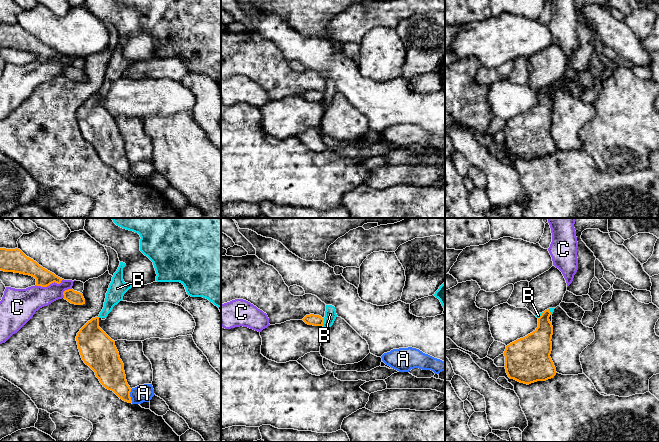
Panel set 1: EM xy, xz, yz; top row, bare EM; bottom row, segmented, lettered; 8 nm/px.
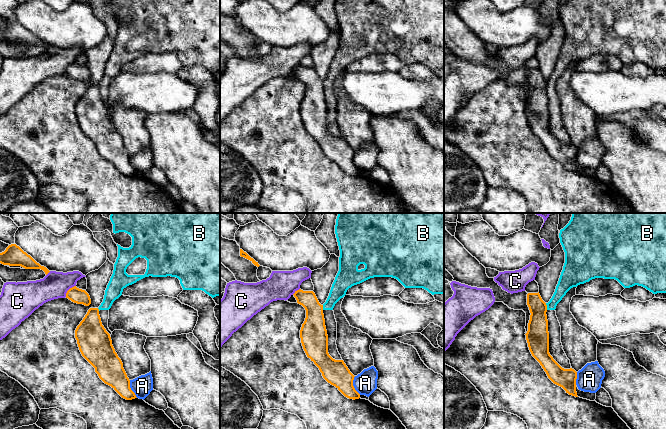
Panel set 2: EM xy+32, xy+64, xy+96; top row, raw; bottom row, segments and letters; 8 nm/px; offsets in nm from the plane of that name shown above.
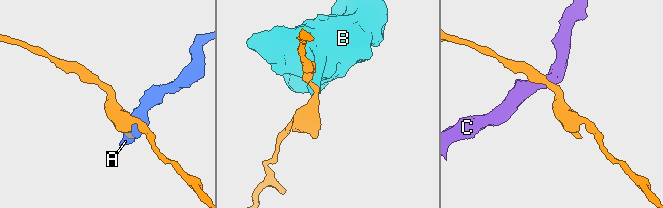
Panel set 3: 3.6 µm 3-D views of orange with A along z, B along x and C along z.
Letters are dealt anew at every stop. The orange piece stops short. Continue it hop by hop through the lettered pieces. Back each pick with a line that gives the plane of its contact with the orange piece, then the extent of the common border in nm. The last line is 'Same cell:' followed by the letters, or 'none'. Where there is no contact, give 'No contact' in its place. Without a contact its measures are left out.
Same cell: none

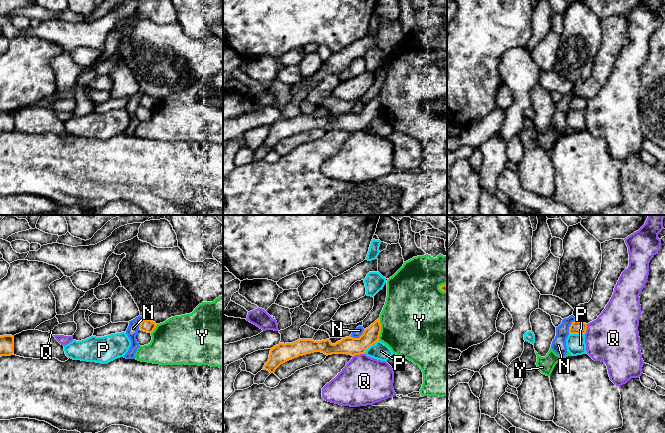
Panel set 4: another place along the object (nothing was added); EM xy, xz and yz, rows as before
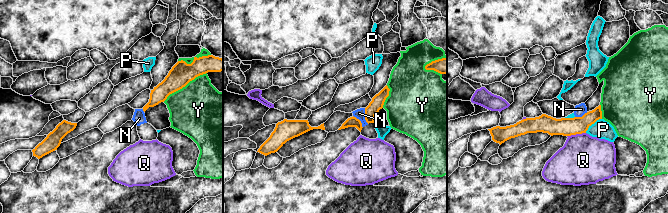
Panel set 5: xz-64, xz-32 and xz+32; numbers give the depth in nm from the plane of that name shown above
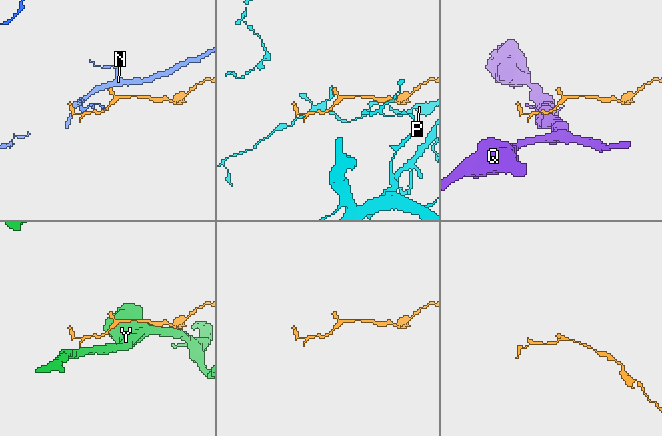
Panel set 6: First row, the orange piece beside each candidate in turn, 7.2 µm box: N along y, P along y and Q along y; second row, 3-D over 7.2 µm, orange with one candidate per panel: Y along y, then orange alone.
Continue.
Same cell: none

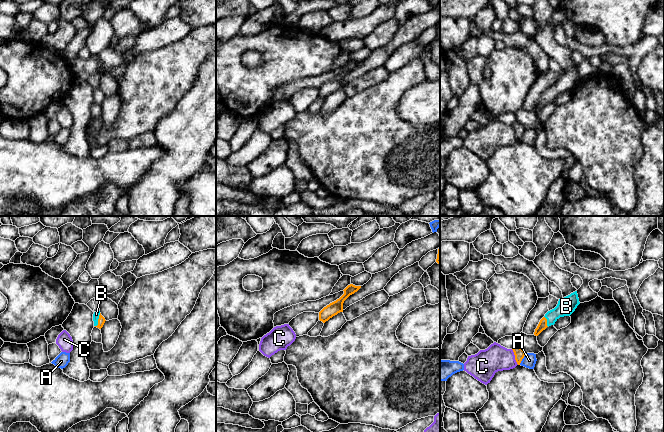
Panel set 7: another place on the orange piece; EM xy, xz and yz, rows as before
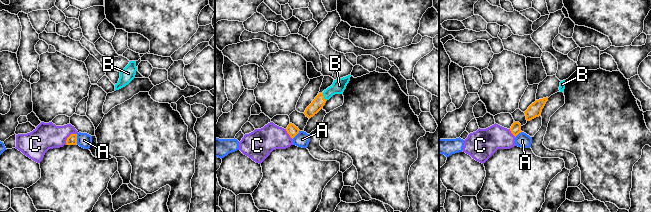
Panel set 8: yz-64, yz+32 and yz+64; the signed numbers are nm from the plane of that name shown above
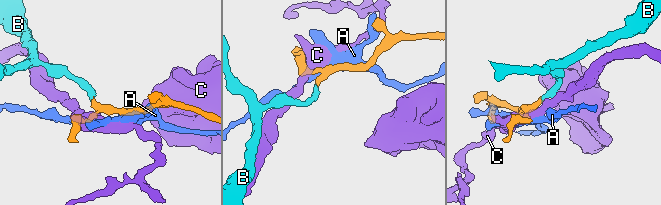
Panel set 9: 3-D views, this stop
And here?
B: Touches orange in xy. Shared border 120 nm
Same cell: B

